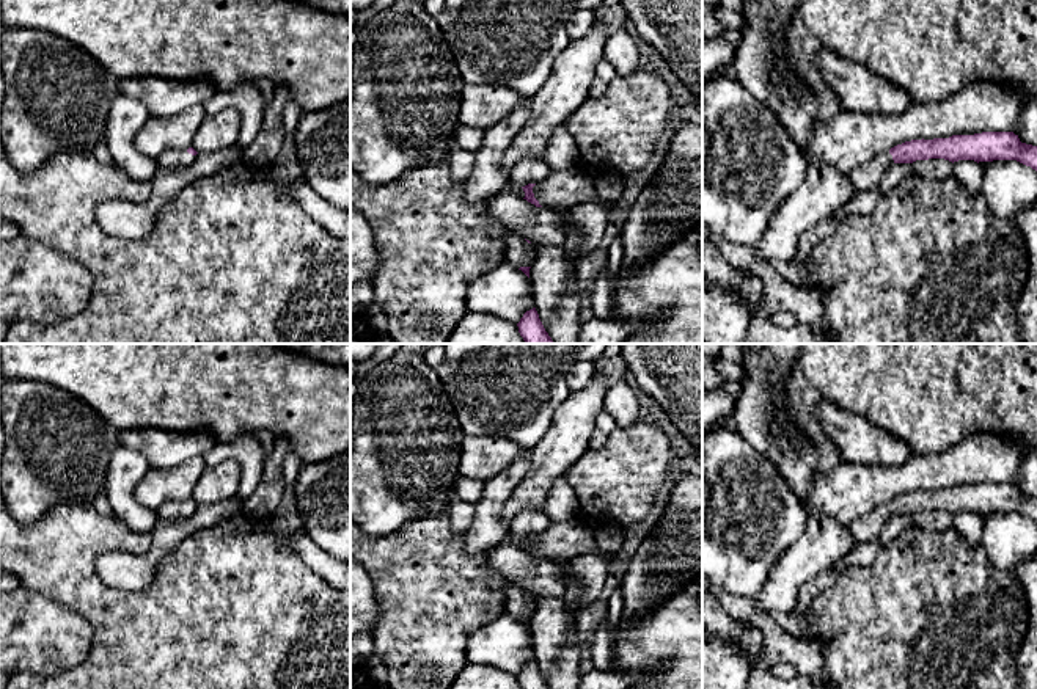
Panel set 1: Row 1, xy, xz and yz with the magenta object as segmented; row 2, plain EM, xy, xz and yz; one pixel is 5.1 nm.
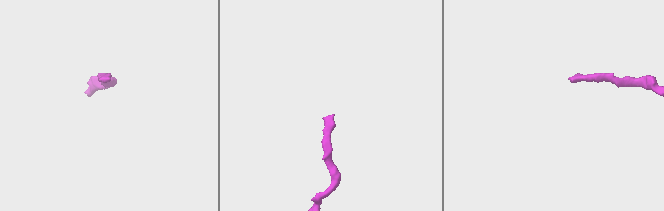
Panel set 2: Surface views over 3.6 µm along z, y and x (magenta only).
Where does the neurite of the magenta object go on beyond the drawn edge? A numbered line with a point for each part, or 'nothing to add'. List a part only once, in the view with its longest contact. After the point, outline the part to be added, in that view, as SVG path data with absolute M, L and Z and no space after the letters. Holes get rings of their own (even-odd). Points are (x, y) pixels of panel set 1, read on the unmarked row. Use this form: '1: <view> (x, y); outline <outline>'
1: xz (530, 521); outline M525 509L512 519L509 534L514 534L518 538L539 535L550 526L550 523L551 521L545 512L537 509Z

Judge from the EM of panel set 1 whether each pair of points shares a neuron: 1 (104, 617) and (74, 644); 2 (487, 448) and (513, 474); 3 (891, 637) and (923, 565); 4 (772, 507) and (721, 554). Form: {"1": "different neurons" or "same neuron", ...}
{"1": "different neurons", "2": "different neurons", "3": "same neuron", "4": "same neuron"}

